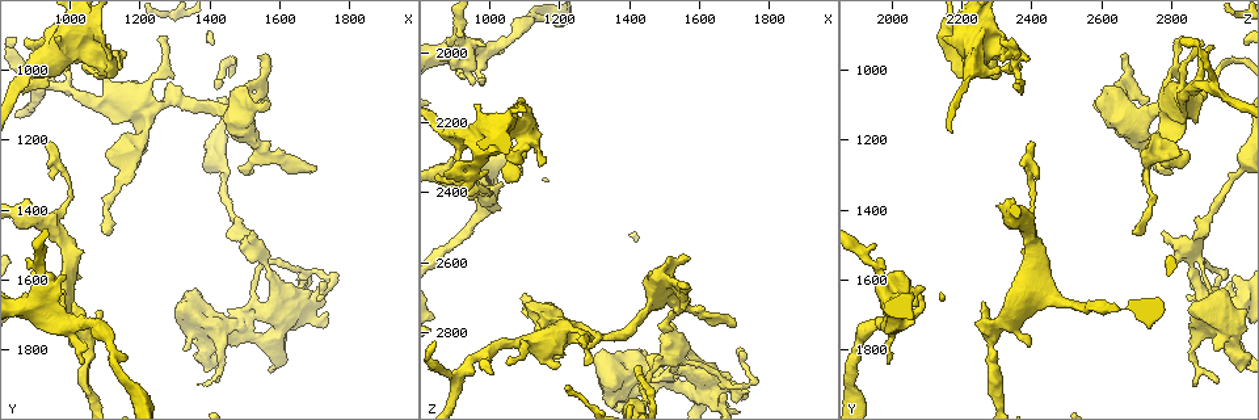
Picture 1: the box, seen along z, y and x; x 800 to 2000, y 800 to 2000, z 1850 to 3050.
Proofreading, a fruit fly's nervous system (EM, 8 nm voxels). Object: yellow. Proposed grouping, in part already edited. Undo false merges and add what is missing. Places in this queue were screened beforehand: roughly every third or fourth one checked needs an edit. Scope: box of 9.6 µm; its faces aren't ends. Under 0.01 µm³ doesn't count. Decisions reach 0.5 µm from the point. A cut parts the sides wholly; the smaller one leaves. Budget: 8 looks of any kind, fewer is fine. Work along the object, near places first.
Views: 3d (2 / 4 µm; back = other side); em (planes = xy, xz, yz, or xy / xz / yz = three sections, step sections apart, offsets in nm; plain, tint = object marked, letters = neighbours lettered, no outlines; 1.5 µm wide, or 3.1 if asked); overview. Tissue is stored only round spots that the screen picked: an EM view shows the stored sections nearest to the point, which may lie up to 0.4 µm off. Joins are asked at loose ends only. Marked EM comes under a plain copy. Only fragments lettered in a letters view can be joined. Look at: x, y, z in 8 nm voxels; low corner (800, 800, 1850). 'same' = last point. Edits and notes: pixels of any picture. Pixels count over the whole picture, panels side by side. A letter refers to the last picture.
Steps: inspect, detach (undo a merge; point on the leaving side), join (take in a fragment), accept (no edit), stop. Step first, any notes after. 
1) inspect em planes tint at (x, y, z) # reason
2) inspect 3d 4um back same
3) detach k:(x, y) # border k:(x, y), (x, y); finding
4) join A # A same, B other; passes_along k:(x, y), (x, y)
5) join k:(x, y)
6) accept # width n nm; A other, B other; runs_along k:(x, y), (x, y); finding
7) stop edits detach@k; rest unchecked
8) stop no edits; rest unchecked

inspect 3d 2um back at (1700, 1290, 2780)

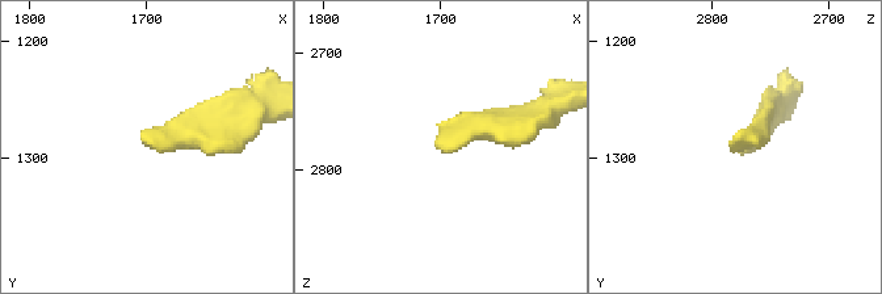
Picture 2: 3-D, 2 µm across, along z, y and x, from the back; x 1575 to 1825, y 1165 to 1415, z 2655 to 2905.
inspect em xz step 4 letters at (1702, 1280, 2784)

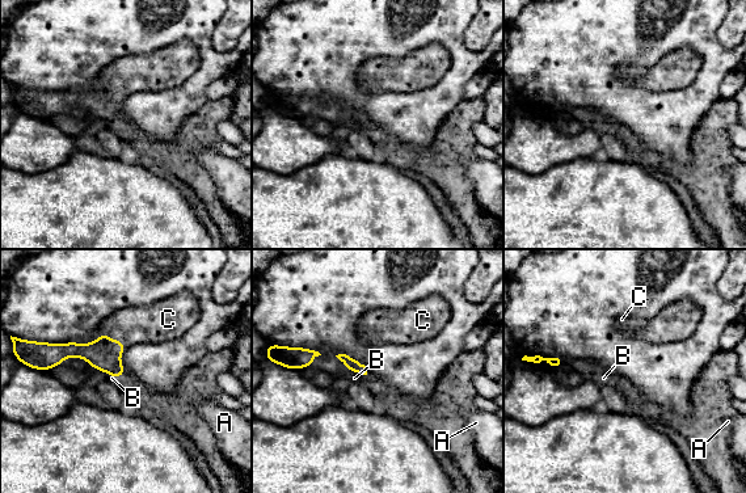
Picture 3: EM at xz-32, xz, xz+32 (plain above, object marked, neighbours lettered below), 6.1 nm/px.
join B, C # A other, B same, C same; the cell continues

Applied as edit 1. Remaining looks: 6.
inspect 3d 2um at (1470, 1720, 2920) # small branch off a trunk

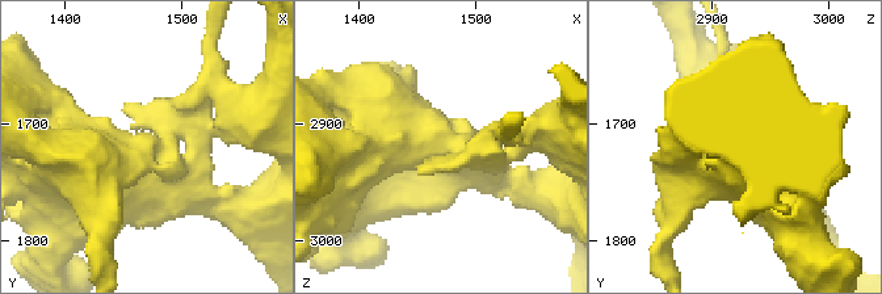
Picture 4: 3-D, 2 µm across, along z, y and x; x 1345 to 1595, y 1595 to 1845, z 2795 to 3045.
inspect em planes tint at (1470, 1722, 2922) # shape alone is not enough

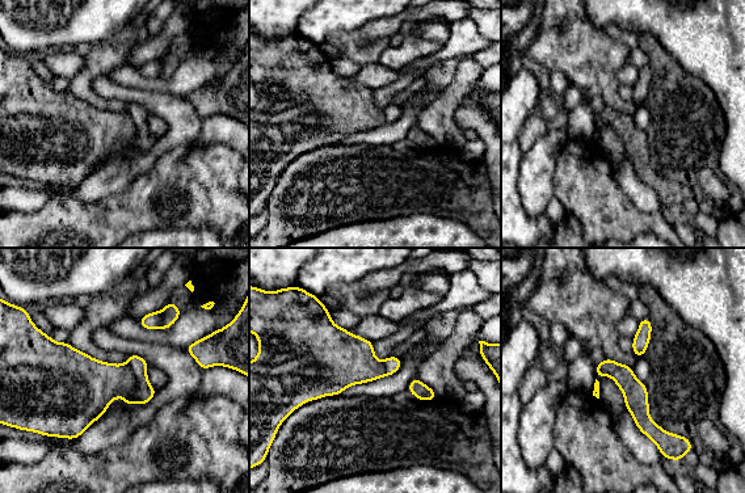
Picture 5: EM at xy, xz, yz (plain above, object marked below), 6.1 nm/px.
inspect em planes letters same

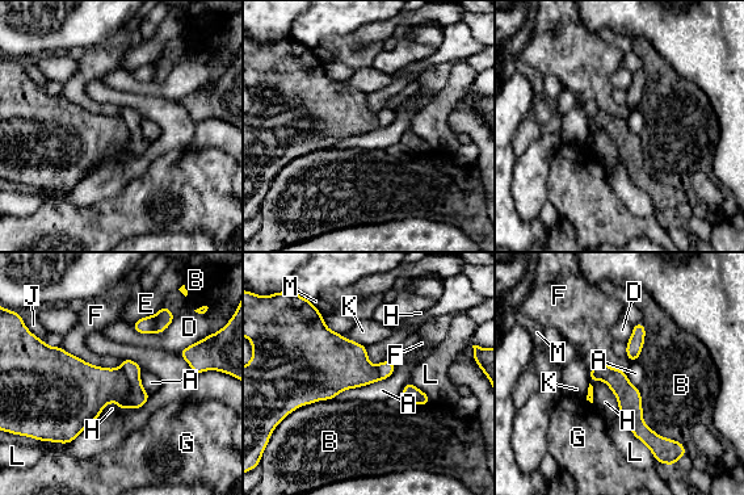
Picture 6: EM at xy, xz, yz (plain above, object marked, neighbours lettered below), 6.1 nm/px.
detach 6:(138, 397) # A other, B other, D other, E other, F other, G other, H other, J other, K other, L other, M other; border 6:(120, 368), (129, 385), (126, 407); two cells meet here

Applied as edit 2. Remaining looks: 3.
inspect 3d 2um at (1570, 1090, 2580) # branch stops here

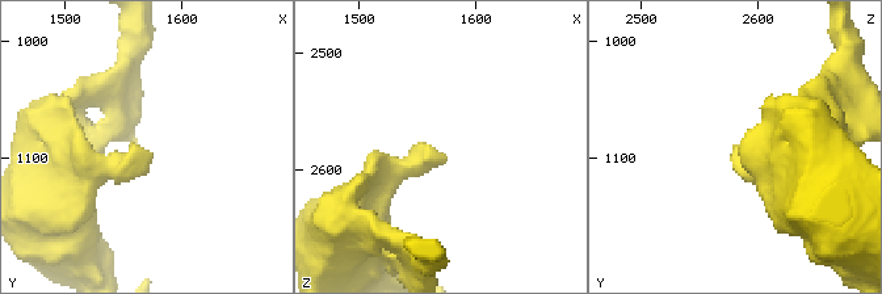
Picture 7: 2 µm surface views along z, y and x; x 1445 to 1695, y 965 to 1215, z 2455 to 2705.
inspect em planes letters at (1570, 1096, 2586)

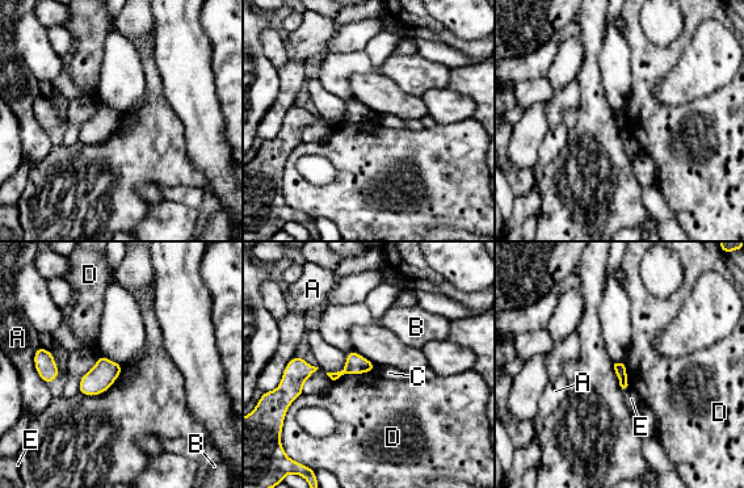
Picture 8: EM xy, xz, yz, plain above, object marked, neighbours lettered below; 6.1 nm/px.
accept # A other, B other, C other, D other, E other; border 8:(377, 366), (373, 371); no lettered fragment goes on from it

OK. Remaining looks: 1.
stop edits join@3, detach@6; rest unchecked

